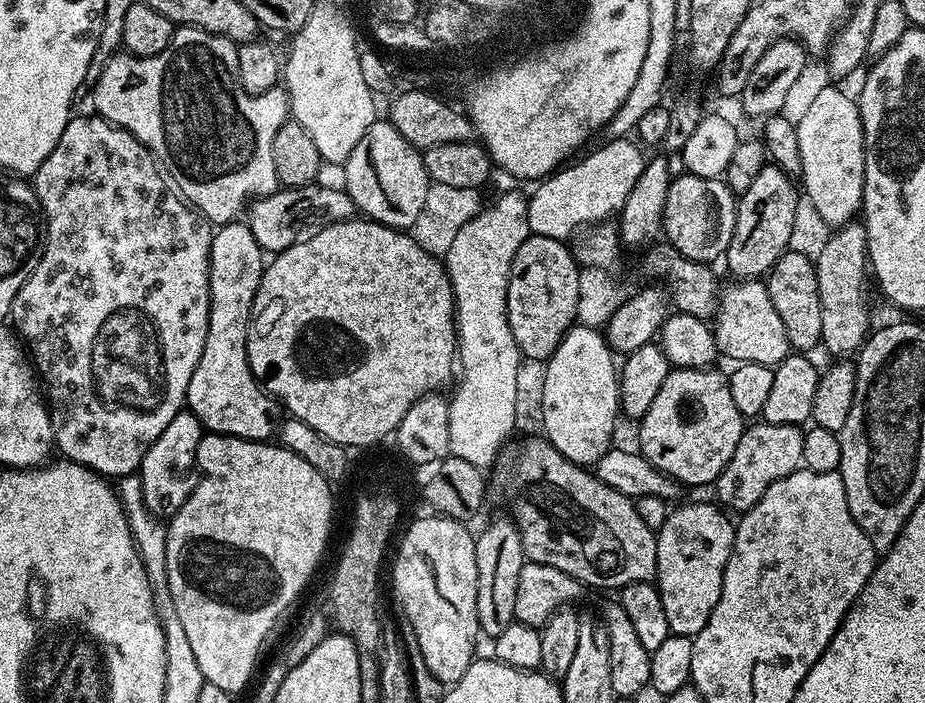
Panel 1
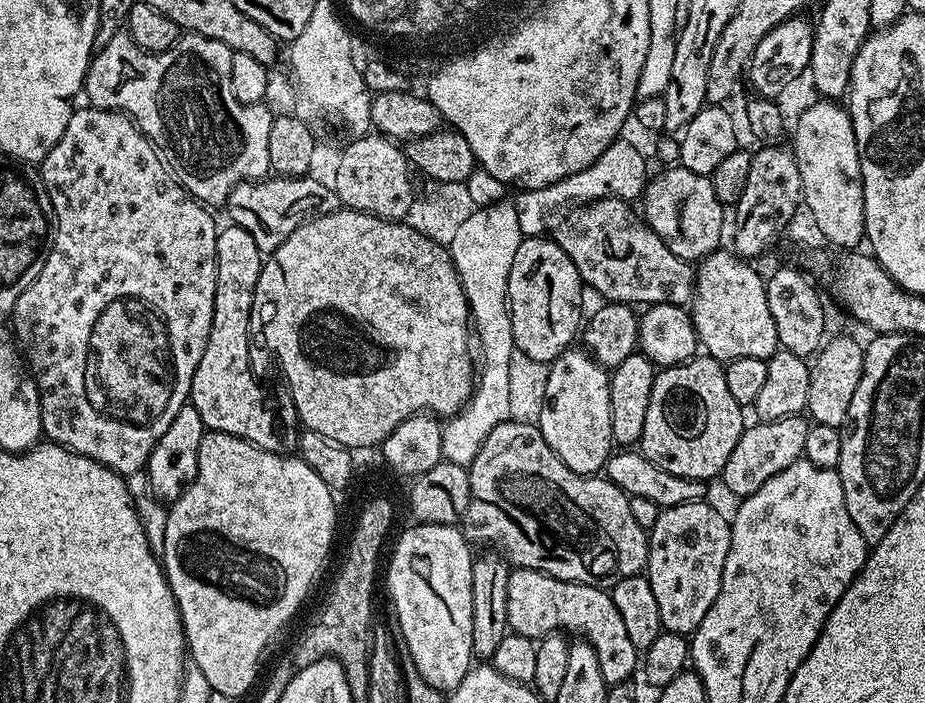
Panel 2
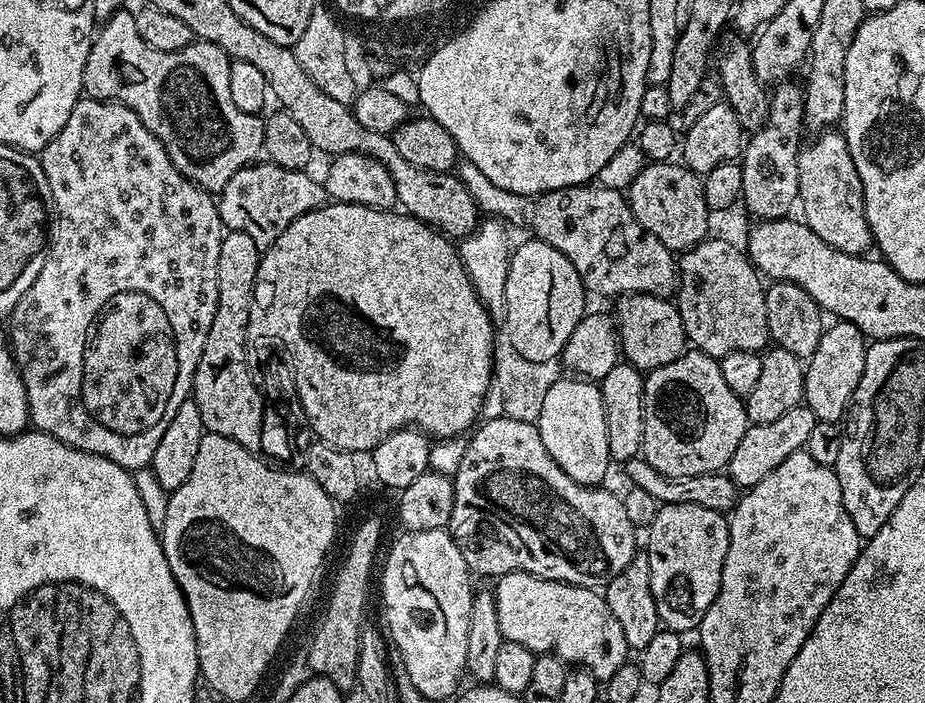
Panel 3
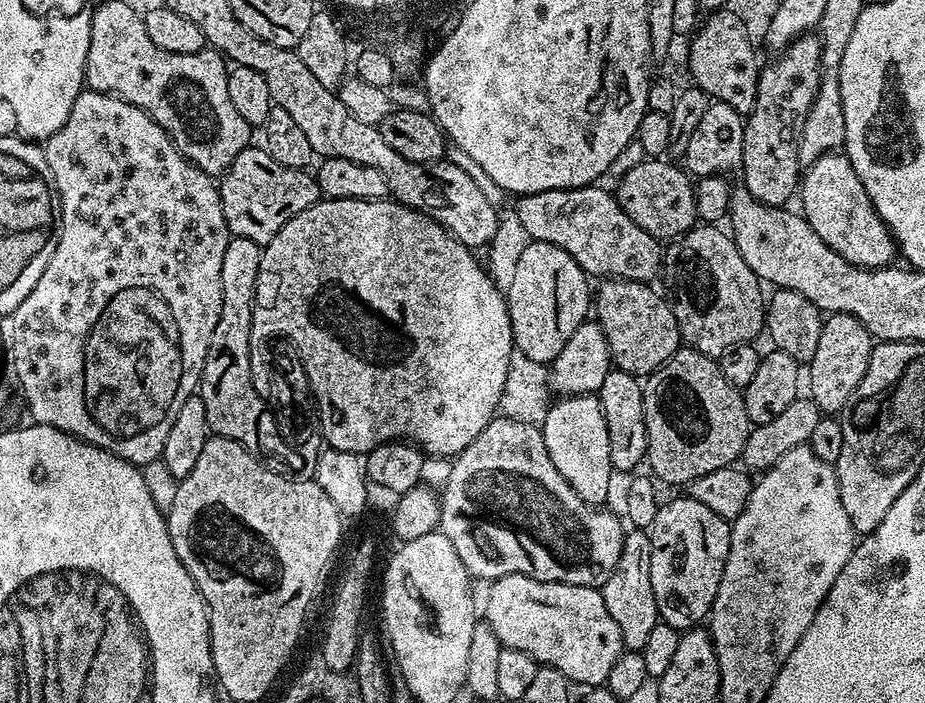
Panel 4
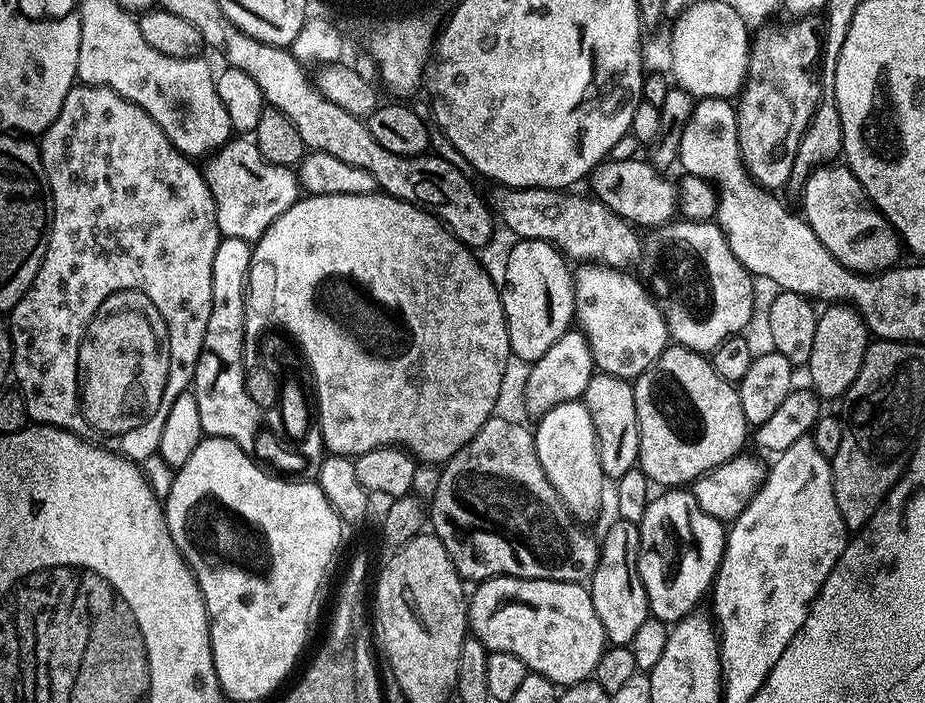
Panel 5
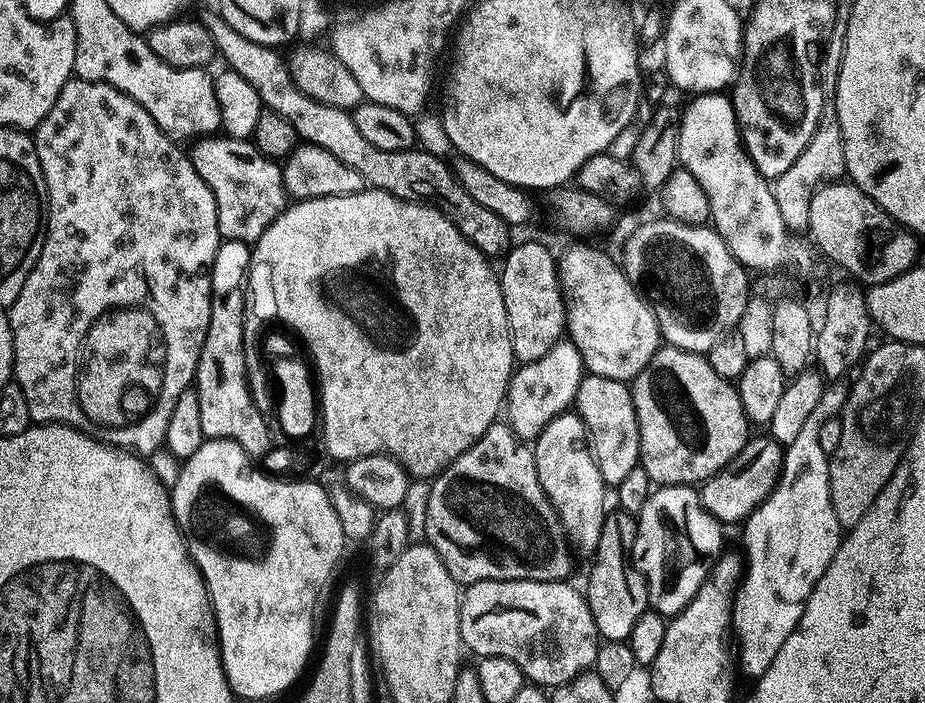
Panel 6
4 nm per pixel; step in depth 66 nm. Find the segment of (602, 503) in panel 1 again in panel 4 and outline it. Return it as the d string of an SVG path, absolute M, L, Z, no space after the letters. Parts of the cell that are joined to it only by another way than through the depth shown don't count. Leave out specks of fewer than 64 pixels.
M497 415L451 463L450 478L438 492L438 531L450 538L450 546L454 546L454 554L466 566L469 577L491 582L510 574L522 574L535 580L570 584L574 580L571 560L578 559L583 552L592 560L600 560L604 570L615 565L622 543L621 521L618 516L616 521L614 513L600 512L604 510L585 504L573 494L572 488L554 470L546 454L543 431L537 425Z

